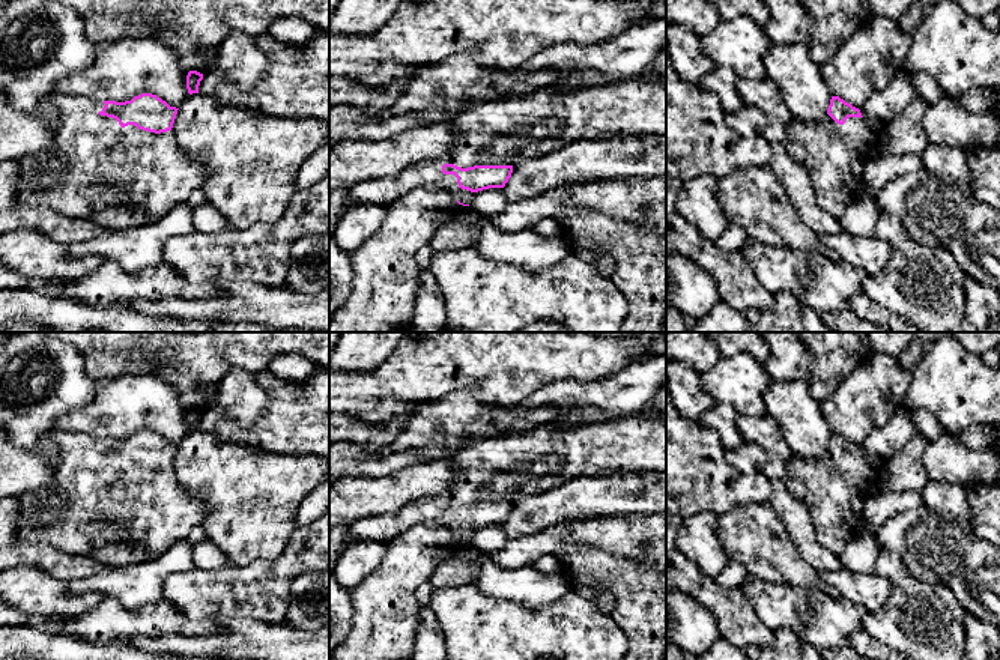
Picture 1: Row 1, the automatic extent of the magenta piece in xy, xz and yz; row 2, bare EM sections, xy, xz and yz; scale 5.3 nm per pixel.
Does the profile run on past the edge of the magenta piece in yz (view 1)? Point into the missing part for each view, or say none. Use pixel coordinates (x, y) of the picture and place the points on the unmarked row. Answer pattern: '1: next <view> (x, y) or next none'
1: next yz (835, 492)

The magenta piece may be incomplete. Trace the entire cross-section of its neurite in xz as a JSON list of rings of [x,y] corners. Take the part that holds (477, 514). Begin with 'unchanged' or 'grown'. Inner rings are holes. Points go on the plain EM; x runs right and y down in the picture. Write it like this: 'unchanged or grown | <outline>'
grown | [[[635,416],[565,428],[547,422],[528,434],[507,434],[471,444],[448,459],[454,468],[450,490],[417,498],[394,514],[376,514],[353,522],[346,534],[347,546],[359,541],[386,544],[417,525],[447,526],[459,541],[469,543],[475,529],[504,525],[517,498],[535,496],[573,478],[611,472],[666,472],[666,424]]]

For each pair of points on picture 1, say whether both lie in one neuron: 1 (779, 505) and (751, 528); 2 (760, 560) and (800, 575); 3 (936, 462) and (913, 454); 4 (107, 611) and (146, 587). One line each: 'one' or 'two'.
1: two
2: one
3: two
4: two

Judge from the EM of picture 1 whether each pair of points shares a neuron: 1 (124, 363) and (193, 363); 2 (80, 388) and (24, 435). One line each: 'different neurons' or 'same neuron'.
1: same neuron
2: same neuron

